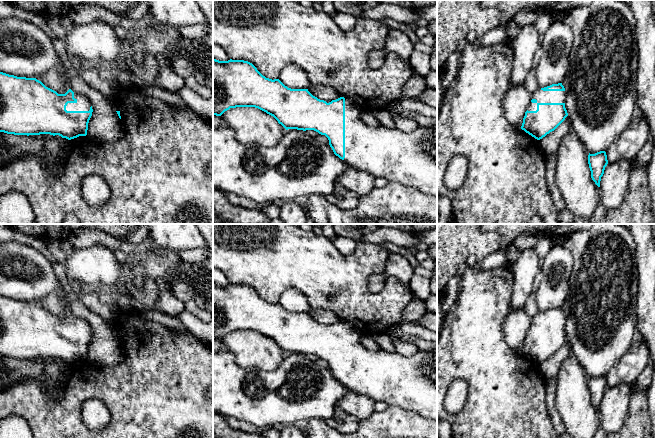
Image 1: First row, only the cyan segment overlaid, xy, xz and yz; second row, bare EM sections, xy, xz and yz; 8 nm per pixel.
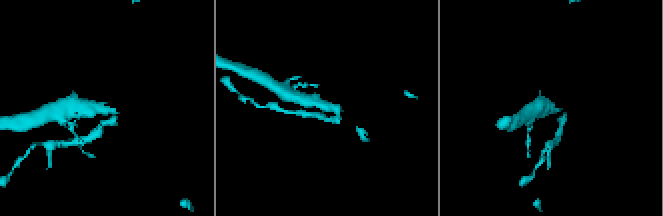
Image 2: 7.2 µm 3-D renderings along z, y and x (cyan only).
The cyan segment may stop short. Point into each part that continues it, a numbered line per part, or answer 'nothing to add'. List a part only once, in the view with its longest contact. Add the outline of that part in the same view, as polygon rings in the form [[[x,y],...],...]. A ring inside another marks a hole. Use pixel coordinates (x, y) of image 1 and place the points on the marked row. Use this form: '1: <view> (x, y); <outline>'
1: xz (409, 158); [[[345,98],[345,158],[344,162],[360,172],[369,173],[375,179],[385,178],[389,183],[414,187],[420,192],[437,198],[437,125],[418,127],[412,132],[403,132],[386,126],[371,127],[359,117],[359,107]]]

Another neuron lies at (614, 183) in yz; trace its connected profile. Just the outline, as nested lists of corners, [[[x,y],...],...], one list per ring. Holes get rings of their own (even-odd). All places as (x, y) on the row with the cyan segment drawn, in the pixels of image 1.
[[[621,159],[607,164],[600,181],[600,205],[617,209],[624,201],[632,174],[632,163]]]

